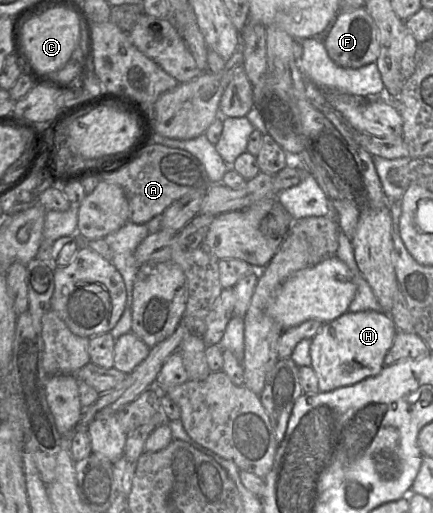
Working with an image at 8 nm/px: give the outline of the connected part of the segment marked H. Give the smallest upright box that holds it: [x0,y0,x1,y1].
[310,310,397,391]

